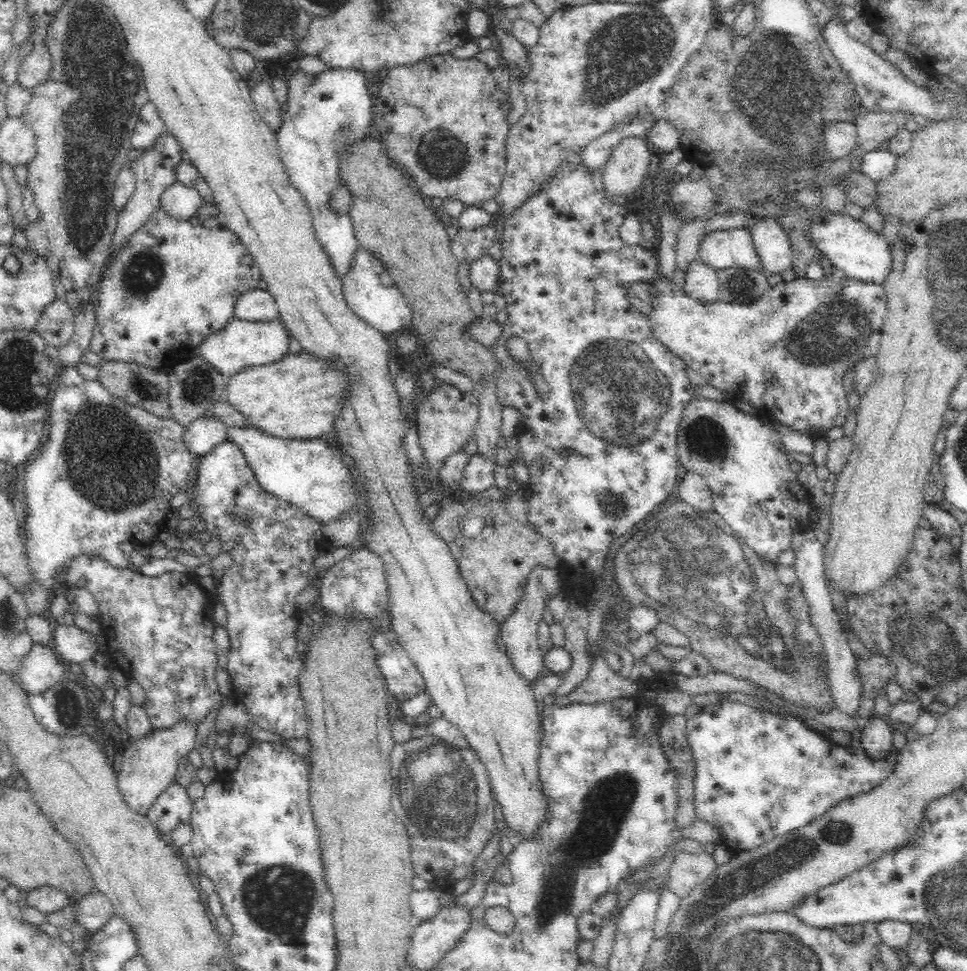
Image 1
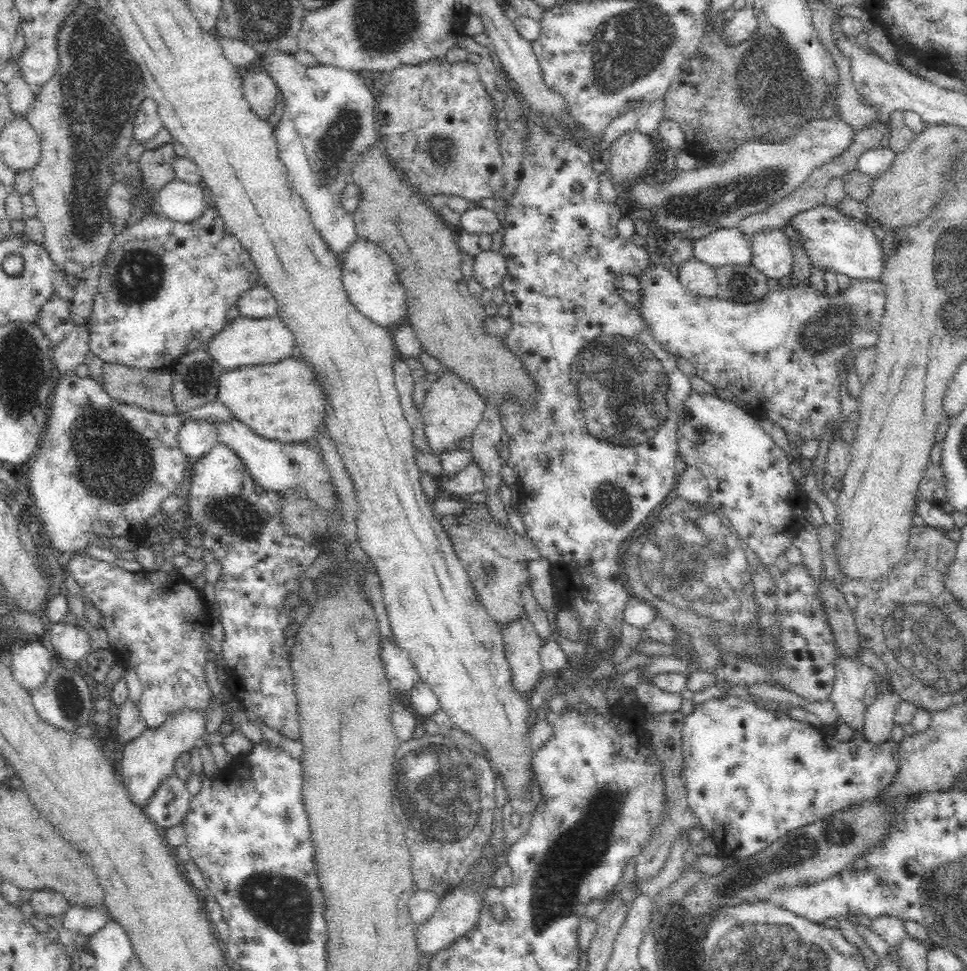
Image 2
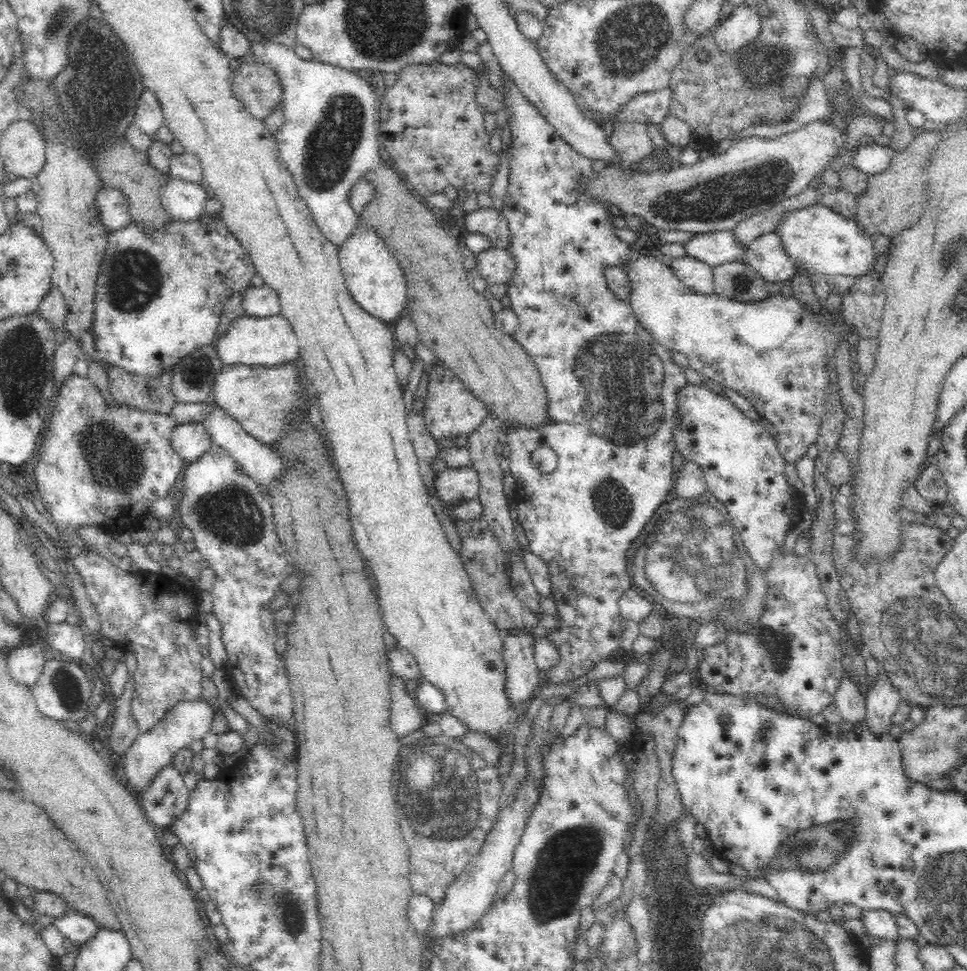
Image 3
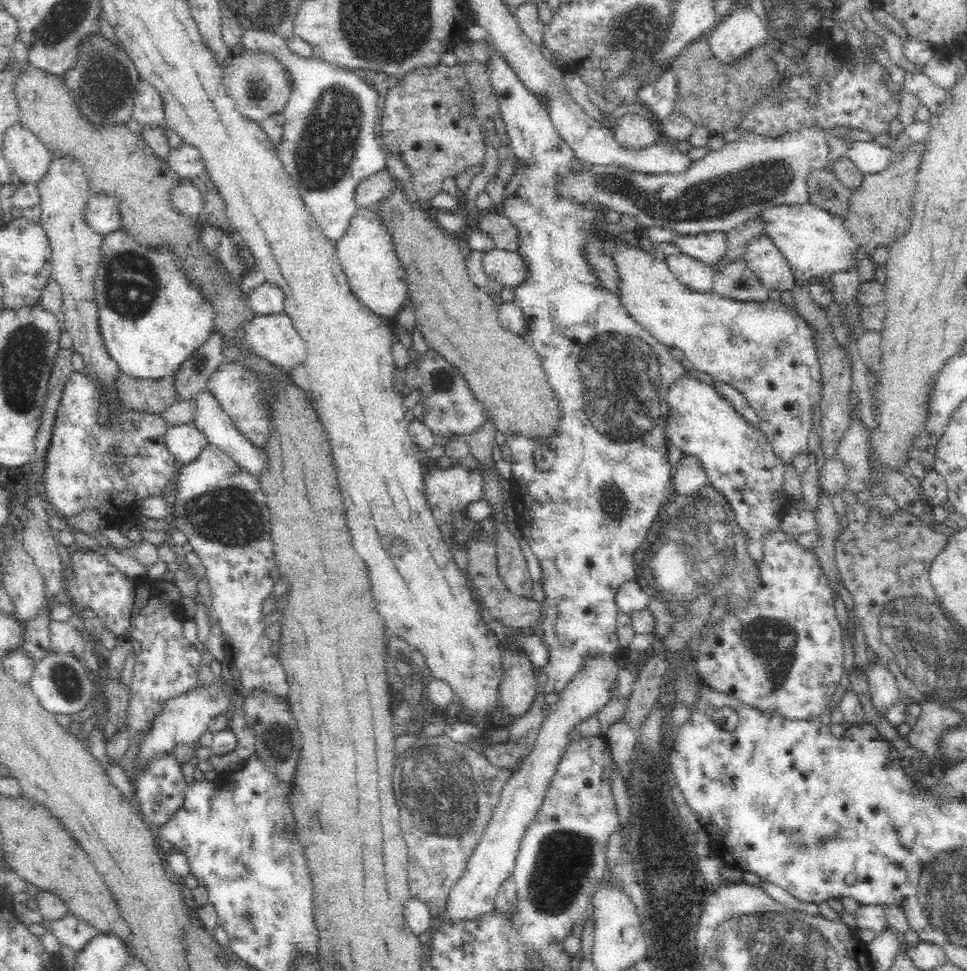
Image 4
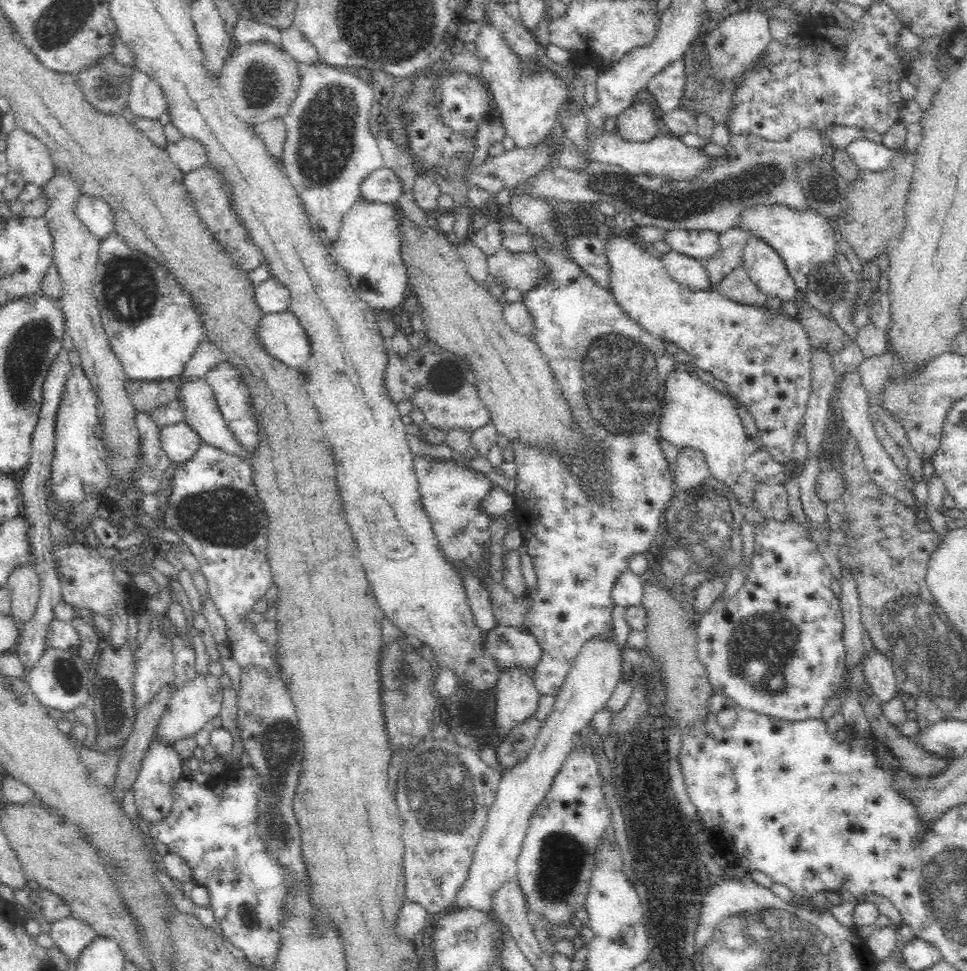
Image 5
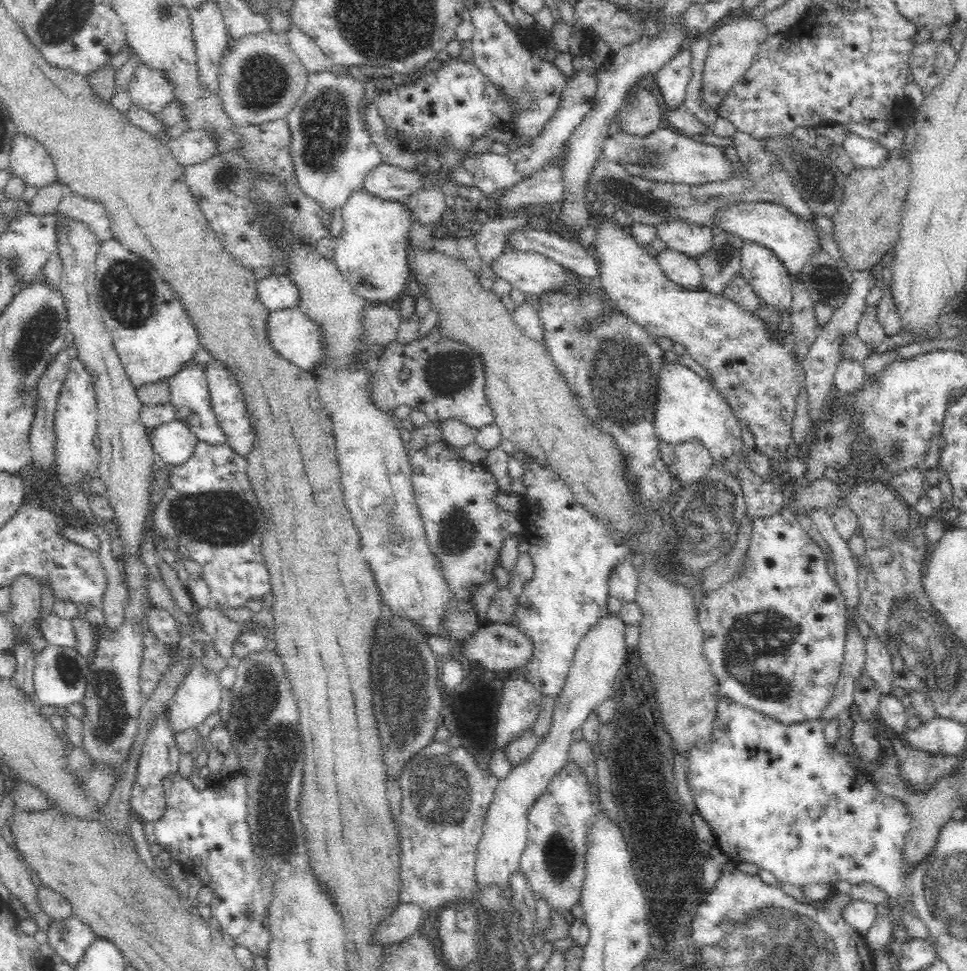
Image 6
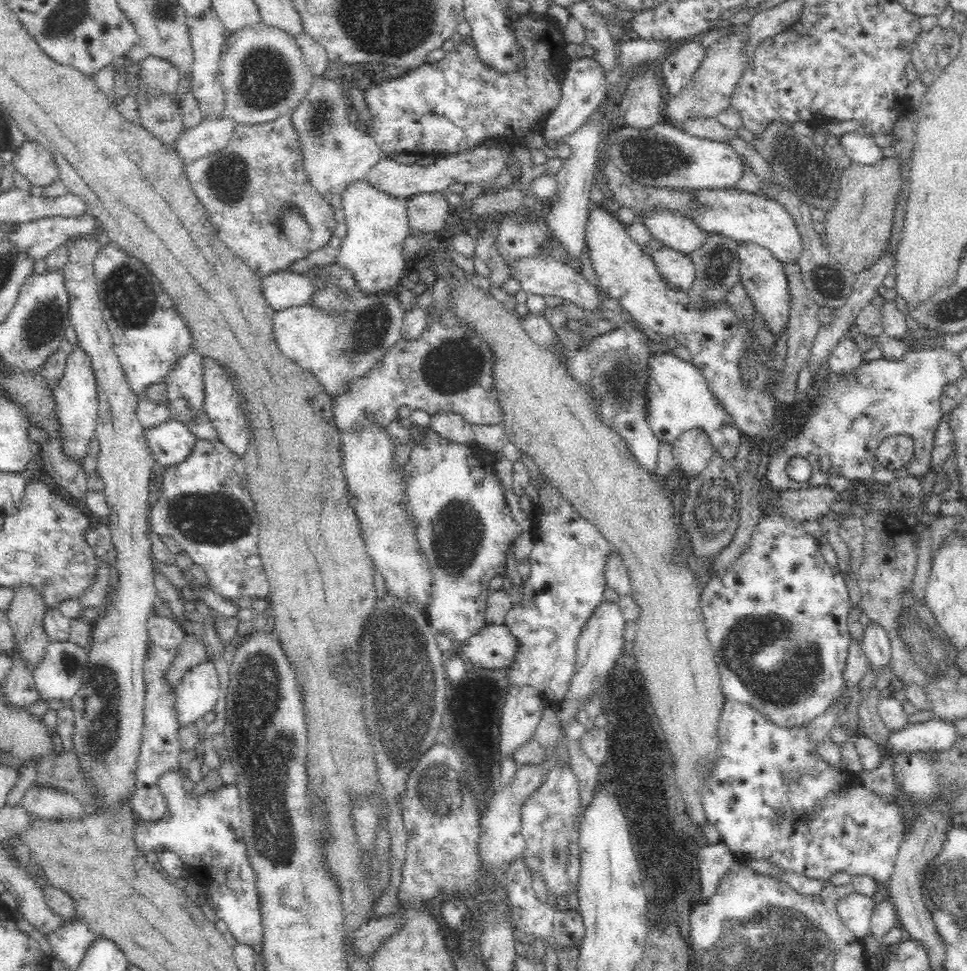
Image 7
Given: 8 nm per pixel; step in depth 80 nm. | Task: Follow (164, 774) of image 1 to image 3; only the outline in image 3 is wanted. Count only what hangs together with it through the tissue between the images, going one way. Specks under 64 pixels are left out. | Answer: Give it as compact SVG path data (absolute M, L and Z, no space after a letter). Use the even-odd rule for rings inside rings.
M206 698L182 699L175 702L165 715L148 732L142 732L134 740L130 750L122 759L122 781L135 794L153 777L153 774L164 765L172 763L174 753L183 748L189 748L195 740L204 738L210 732L216 708L222 707L220 698L210 704Z

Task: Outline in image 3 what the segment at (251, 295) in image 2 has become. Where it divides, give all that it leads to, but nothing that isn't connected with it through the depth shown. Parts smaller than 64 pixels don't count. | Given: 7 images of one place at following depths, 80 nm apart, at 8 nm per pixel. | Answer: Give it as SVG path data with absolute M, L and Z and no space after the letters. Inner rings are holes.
M268 285L250 286L243 295L242 307L250 317L269 317L280 313L280 297L278 291Z

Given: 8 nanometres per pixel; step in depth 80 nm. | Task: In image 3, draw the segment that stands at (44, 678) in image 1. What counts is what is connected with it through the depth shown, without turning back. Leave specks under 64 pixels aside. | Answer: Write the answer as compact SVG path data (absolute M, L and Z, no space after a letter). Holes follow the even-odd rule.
M32 646L14 648L6 653L7 667L11 677L21 685L31 687L46 660L40 649Z

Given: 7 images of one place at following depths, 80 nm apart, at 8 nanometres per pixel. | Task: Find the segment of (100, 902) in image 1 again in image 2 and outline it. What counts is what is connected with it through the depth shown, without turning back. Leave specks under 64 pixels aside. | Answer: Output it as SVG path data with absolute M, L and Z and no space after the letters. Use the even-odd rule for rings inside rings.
M70 906L59 919L66 932L88 939L105 926L108 922L106 916L106 911L100 913L93 909Z

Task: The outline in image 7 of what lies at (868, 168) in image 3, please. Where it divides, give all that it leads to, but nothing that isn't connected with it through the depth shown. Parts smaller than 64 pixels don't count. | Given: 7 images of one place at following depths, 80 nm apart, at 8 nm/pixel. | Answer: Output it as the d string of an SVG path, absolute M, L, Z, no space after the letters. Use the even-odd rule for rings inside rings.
M844 132L839 139L851 163L876 164L884 157L882 148L876 145L875 139L864 132Z

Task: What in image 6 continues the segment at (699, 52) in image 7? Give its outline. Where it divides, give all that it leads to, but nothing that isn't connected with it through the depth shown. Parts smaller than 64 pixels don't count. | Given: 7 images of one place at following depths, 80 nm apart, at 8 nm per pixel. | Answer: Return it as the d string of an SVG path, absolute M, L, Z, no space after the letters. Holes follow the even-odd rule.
M682 47L654 74L654 80L669 109L682 104L690 78L692 78L692 48Z

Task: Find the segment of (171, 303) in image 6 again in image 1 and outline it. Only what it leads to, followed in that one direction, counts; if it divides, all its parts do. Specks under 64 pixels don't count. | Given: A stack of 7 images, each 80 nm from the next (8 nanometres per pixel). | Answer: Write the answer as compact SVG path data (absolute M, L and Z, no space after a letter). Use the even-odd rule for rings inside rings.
M202 204L198 214L194 214L190 220L176 220L168 216L166 212L158 208L150 218L146 219L142 226L139 226L121 245L109 256L109 263L105 265L102 276L99 279L99 289L97 290L97 301L94 305L95 325L90 339L90 350L98 357L106 361L121 361L126 363L140 364L150 369L160 369L168 375L177 360L195 352L198 346L205 341L205 338L216 334L232 317L236 301L246 291L258 286L261 280L261 272L251 255L239 241L239 238L228 228L226 219L220 214L218 207L213 204Z

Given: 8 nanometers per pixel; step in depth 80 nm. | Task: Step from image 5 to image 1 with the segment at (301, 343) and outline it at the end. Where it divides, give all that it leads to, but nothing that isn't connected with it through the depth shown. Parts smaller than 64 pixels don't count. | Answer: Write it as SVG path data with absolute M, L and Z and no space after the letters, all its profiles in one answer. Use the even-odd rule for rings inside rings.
M233 316L216 334L205 338L195 352L216 366L226 378L242 372L245 368L267 365L283 358L288 354L290 335L286 325L278 318L252 322Z

